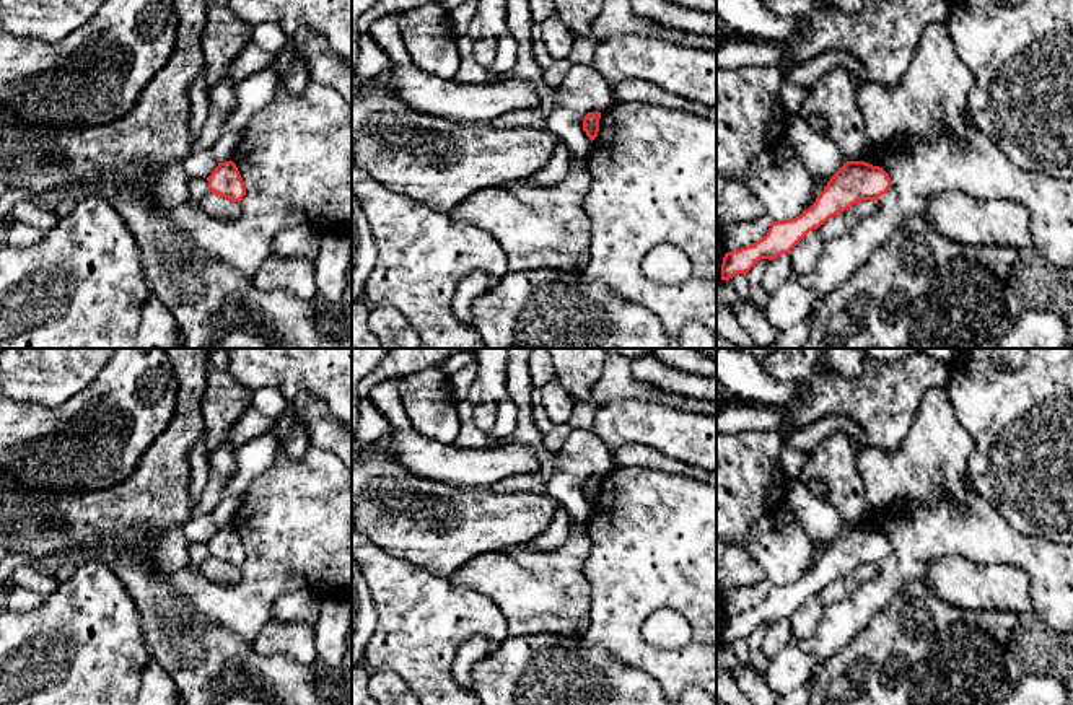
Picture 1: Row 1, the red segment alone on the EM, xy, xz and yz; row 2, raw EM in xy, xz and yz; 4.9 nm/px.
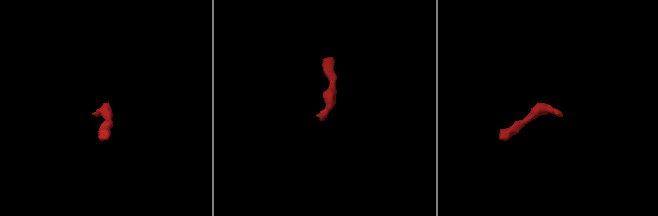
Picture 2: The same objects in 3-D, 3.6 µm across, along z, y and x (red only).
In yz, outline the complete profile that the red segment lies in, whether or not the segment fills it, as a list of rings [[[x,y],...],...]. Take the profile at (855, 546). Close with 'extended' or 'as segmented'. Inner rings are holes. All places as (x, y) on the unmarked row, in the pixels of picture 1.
[[[847,526],[827,547],[816,567],[799,581],[772,586],[767,599],[736,615],[726,617],[721,645],[747,638],[760,624],[773,625],[791,614],[829,583],[848,575],[860,565],[879,565],[891,552],[889,539],[865,526]]] | as segmented

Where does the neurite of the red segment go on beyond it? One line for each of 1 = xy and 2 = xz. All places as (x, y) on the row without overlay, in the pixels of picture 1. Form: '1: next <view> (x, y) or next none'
1: next none
2: next none

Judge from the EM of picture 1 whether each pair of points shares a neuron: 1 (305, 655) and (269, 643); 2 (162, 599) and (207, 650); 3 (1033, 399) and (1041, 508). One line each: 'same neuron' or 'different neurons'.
1: same neuron
2: same neuron
3: same neuron

